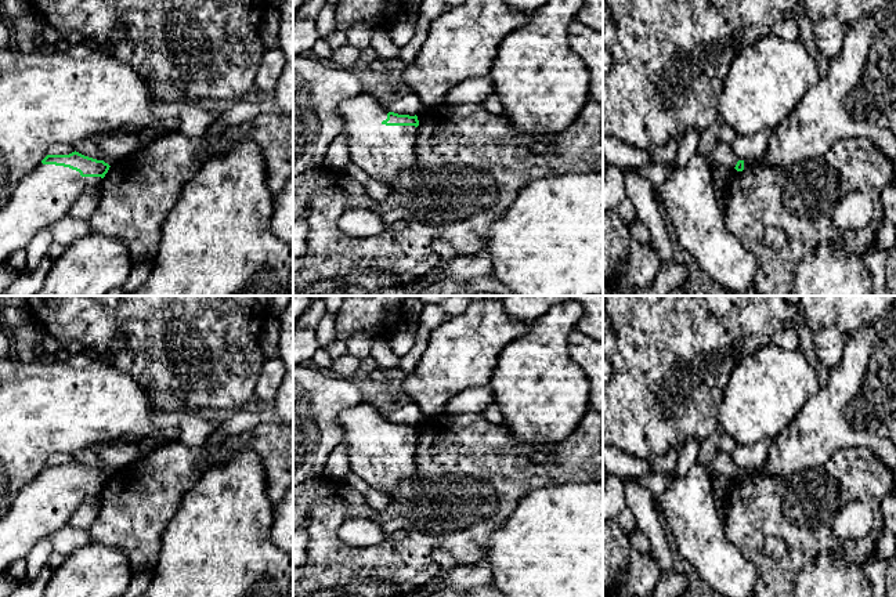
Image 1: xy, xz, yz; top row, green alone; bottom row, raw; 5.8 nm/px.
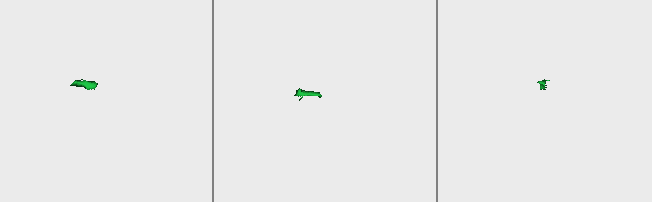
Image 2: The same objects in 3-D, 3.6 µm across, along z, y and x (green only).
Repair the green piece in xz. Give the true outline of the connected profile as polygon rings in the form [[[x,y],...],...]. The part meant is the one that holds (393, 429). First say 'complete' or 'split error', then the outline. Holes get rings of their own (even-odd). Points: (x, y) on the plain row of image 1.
split error; [[[366,399],[347,409],[339,423],[343,428],[343,444],[351,471],[369,486],[383,489],[390,498],[394,498],[400,485],[415,475],[418,426],[387,421],[380,412],[379,404]]]

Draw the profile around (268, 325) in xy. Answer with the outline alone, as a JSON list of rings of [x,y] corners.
[[[265,322],[265,328],[261,336],[261,348],[267,358],[278,357],[278,340],[281,328],[278,322]]]

